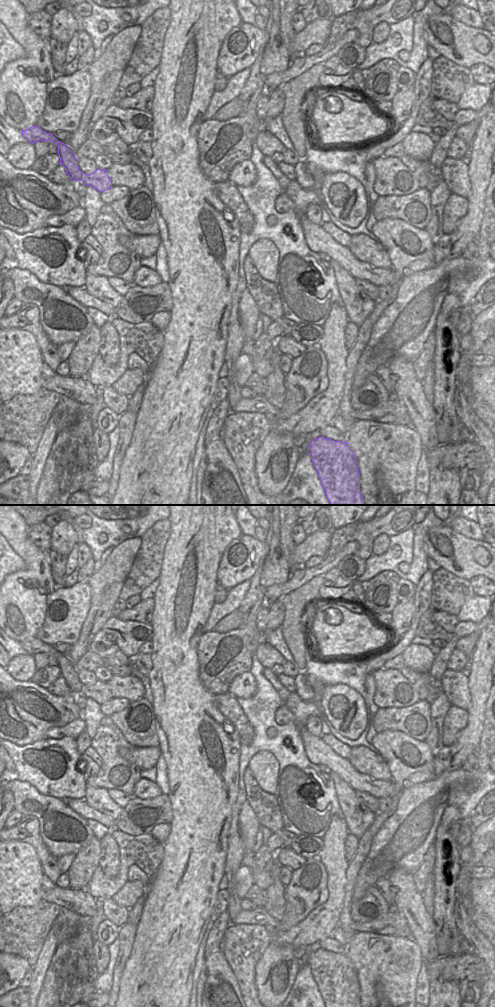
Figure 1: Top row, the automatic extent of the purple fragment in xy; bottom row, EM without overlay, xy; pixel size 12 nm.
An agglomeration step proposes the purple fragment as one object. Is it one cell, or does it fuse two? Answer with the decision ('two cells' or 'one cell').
two cells

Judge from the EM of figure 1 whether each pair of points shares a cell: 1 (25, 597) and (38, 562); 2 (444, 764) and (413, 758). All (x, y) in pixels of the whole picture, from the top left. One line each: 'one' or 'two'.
1: one
2: two

